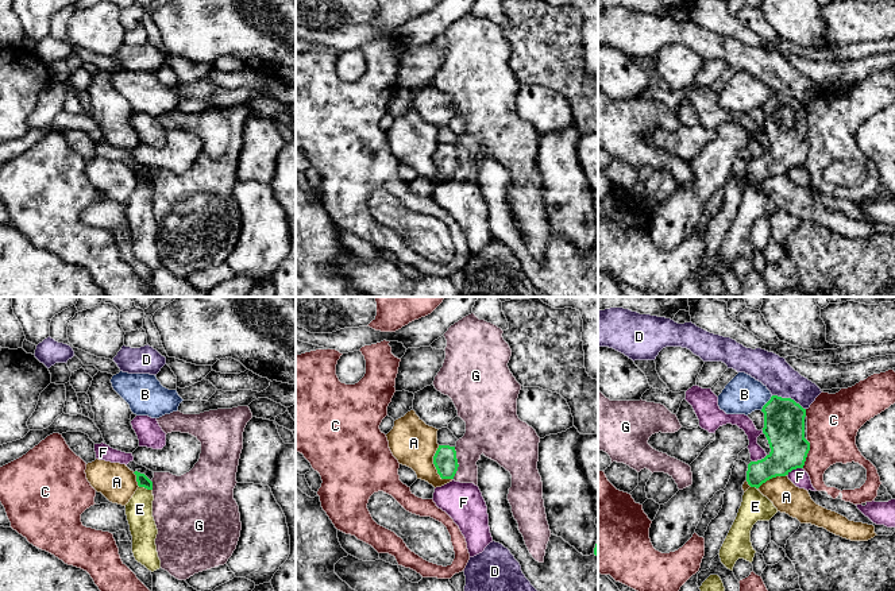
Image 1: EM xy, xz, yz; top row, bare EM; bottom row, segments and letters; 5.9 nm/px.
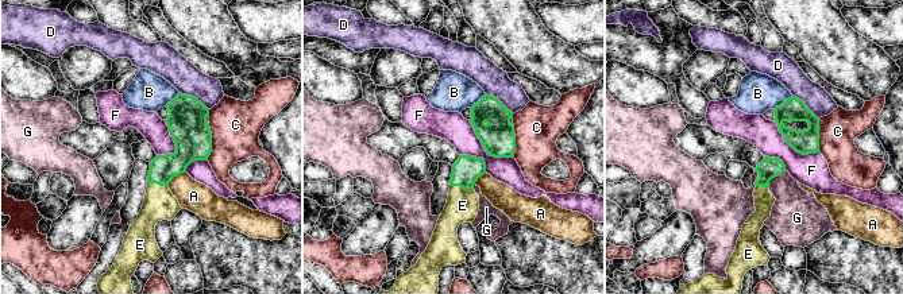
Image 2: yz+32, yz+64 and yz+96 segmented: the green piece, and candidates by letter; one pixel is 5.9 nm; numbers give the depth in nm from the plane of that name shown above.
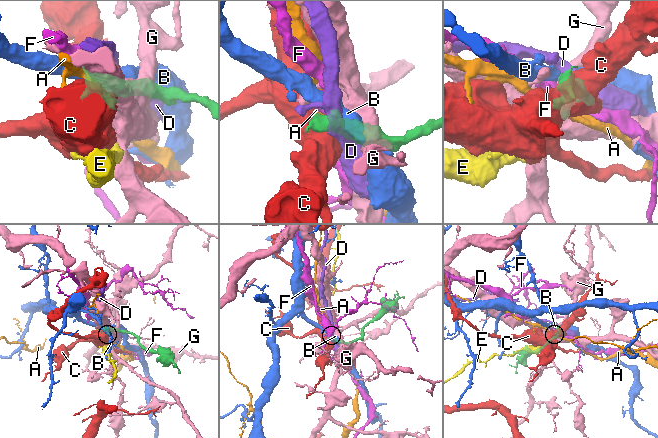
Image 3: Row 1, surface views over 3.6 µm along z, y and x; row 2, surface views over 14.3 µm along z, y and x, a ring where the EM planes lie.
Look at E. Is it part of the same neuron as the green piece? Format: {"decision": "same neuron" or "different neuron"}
{"decision": "same neuron"}

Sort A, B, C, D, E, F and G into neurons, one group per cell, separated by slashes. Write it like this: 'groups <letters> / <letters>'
groups A / B / C / D / E / F / G

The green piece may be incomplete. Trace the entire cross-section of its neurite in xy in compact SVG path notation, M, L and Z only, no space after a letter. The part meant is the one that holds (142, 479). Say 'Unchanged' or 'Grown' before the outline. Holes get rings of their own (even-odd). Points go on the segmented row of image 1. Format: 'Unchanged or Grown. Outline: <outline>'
Grown. Outline: M138 471L138 490L126 505L126 515L132 536L132 553L138 563L154 572L161 568L155 538L158 529L153 517L153 482Z

